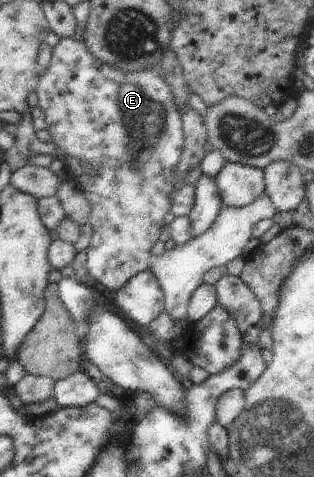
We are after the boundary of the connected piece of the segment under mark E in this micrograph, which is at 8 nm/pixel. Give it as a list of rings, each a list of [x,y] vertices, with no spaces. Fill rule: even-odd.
[[[67,37],[62,38],[54,47],[49,66],[45,73],[40,76],[40,83],[33,95],[33,101],[45,114],[46,129],[51,136],[50,143],[55,142],[57,148],[63,150],[65,154],[67,174],[77,174],[77,180],[81,182],[81,188],[83,188],[82,192],[87,196],[87,200],[89,200],[89,205],[91,206],[91,218],[89,218],[88,225],[92,226],[93,233],[90,245],[86,248],[86,266],[89,274],[106,288],[117,291],[119,288],[123,288],[125,283],[129,282],[130,278],[149,269],[152,258],[151,249],[159,241],[161,229],[164,227],[163,218],[167,216],[172,205],[172,199],[169,194],[174,190],[175,172],[177,166],[179,166],[180,156],[184,149],[182,114],[177,110],[173,92],[171,92],[169,84],[165,82],[165,79],[161,75],[159,67],[153,66],[153,68],[149,68],[145,72],[127,72],[127,74],[123,74],[119,68],[113,68],[113,66],[103,64],[101,60],[97,60],[97,57],[93,56],[90,50],[87,50],[83,39],[74,40],[71,37]]]

